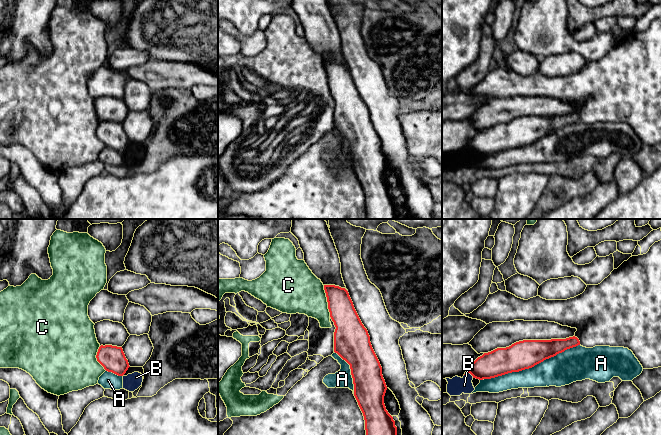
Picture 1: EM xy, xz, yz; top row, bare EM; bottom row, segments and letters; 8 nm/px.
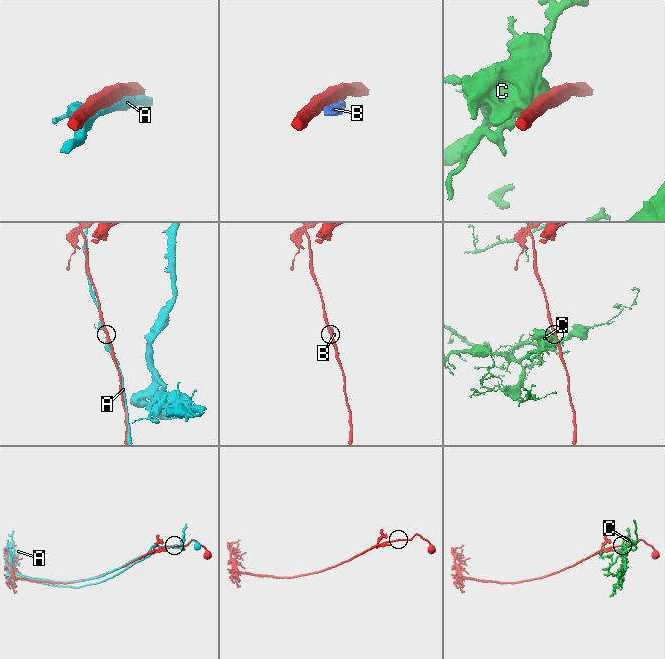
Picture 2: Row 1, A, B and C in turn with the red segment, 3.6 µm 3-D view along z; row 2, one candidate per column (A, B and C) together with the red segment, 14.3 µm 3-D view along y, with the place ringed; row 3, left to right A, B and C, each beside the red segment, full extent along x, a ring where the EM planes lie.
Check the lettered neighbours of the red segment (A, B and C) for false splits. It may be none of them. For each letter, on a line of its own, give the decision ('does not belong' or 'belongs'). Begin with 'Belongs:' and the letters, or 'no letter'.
Belongs: no letter
A: does not belong
B: does not belong
C: does not belong

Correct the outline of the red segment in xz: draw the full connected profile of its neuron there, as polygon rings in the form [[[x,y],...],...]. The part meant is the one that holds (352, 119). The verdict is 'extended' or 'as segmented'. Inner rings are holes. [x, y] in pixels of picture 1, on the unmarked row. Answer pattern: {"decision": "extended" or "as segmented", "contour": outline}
{"decision": "as segmented", "contour": [[[324,61],[324,66],[336,103],[334,128],[350,141],[354,172],[365,196],[366,219],[396,219],[397,203],[384,180],[387,162],[368,107],[345,64]]]}

